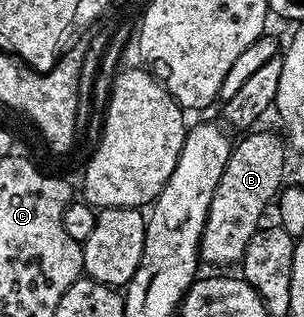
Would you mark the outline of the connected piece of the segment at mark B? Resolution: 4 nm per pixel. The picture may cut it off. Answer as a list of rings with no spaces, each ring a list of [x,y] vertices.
[[[259,130],[245,133],[241,137],[244,139],[233,145],[232,154],[222,172],[222,180],[218,180],[218,188],[210,200],[210,212],[206,216],[200,241],[200,256],[205,263],[213,262],[216,266],[239,263],[246,252],[246,244],[250,244],[250,236],[261,229],[260,217],[263,216],[264,209],[273,205],[282,189],[285,181],[285,139],[279,133],[276,135],[268,130]]]

